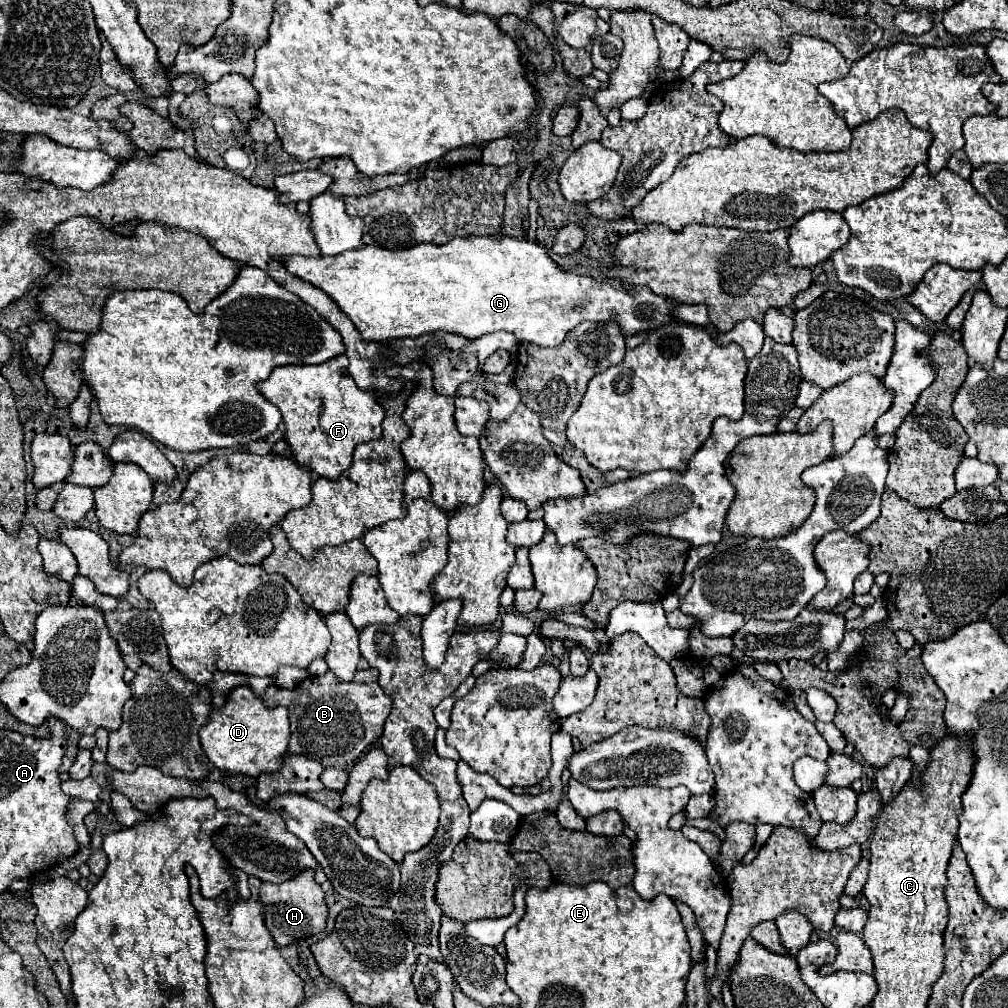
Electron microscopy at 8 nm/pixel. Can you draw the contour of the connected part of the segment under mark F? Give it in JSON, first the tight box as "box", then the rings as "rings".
{"box":[259,355,385,477],"rings":[[[337,355],[321,365],[277,367],[263,383],[259,383],[259,391],[281,409],[285,441],[291,445],[293,457],[321,477],[341,477],[341,473],[351,467],[355,445],[381,439],[385,409],[375,393],[363,391],[355,385],[353,377],[347,373],[345,355]]]}

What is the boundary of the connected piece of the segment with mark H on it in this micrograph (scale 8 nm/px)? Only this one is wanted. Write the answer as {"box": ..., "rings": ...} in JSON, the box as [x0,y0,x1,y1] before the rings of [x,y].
{"box":[259,869,327,947],"rings":[[[305,869],[295,879],[285,883],[261,883],[259,899],[265,905],[265,923],[271,931],[275,943],[279,947],[289,945],[293,941],[311,937],[315,933],[321,933],[325,929],[327,919],[327,905],[325,905],[325,893],[323,889],[313,881],[313,871]]]}

